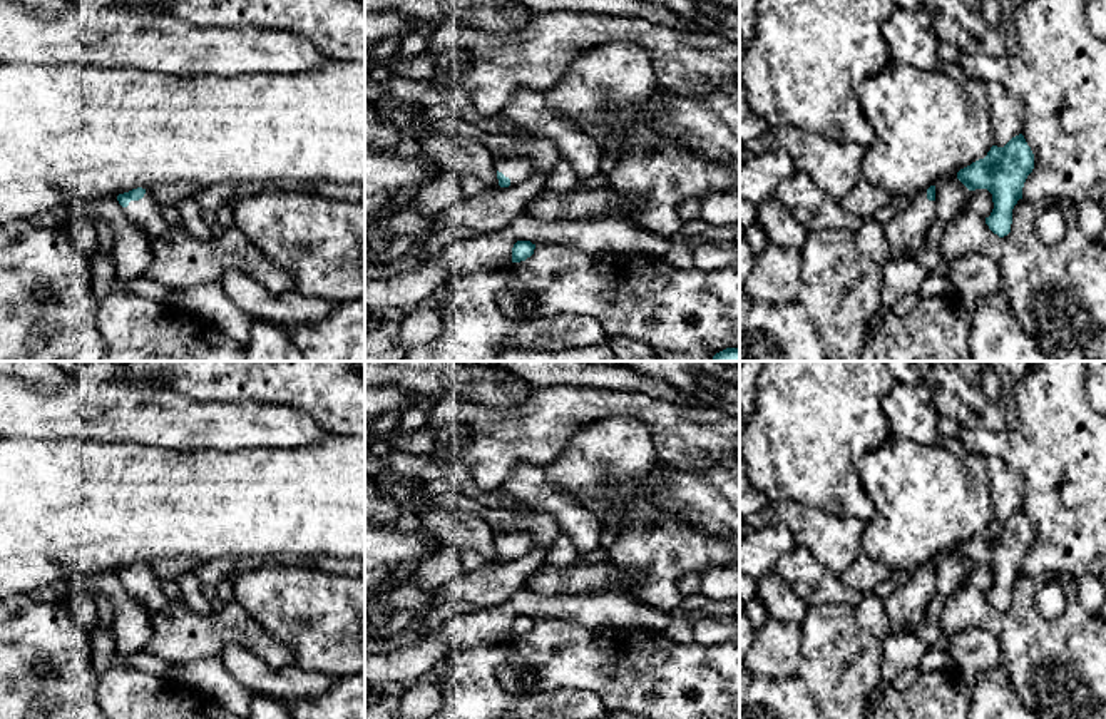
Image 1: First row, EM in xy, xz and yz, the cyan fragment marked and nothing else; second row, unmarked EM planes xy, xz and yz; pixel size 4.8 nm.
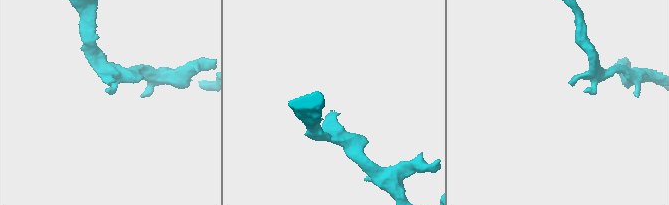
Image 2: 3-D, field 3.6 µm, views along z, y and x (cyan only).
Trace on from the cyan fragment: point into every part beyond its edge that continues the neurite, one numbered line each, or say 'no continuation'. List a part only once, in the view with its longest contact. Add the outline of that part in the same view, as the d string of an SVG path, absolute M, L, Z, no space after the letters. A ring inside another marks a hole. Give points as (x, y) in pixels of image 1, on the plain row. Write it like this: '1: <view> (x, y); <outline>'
1: xy (144, 587); M146 565L139 575L131 575L124 587L149 609L152 617L169 607L169 599L161 592L152 565Z

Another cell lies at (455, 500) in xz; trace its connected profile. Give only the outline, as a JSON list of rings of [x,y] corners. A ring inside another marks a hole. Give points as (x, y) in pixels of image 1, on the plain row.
[[[450,492],[450,493],[438,495],[433,498],[433,502],[438,508],[445,512],[467,510],[480,515],[484,510],[484,507],[479,502],[469,498],[462,492]]]

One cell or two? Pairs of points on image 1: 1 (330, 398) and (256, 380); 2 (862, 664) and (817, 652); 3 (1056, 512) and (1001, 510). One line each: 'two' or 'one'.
1: one
2: one
3: two

